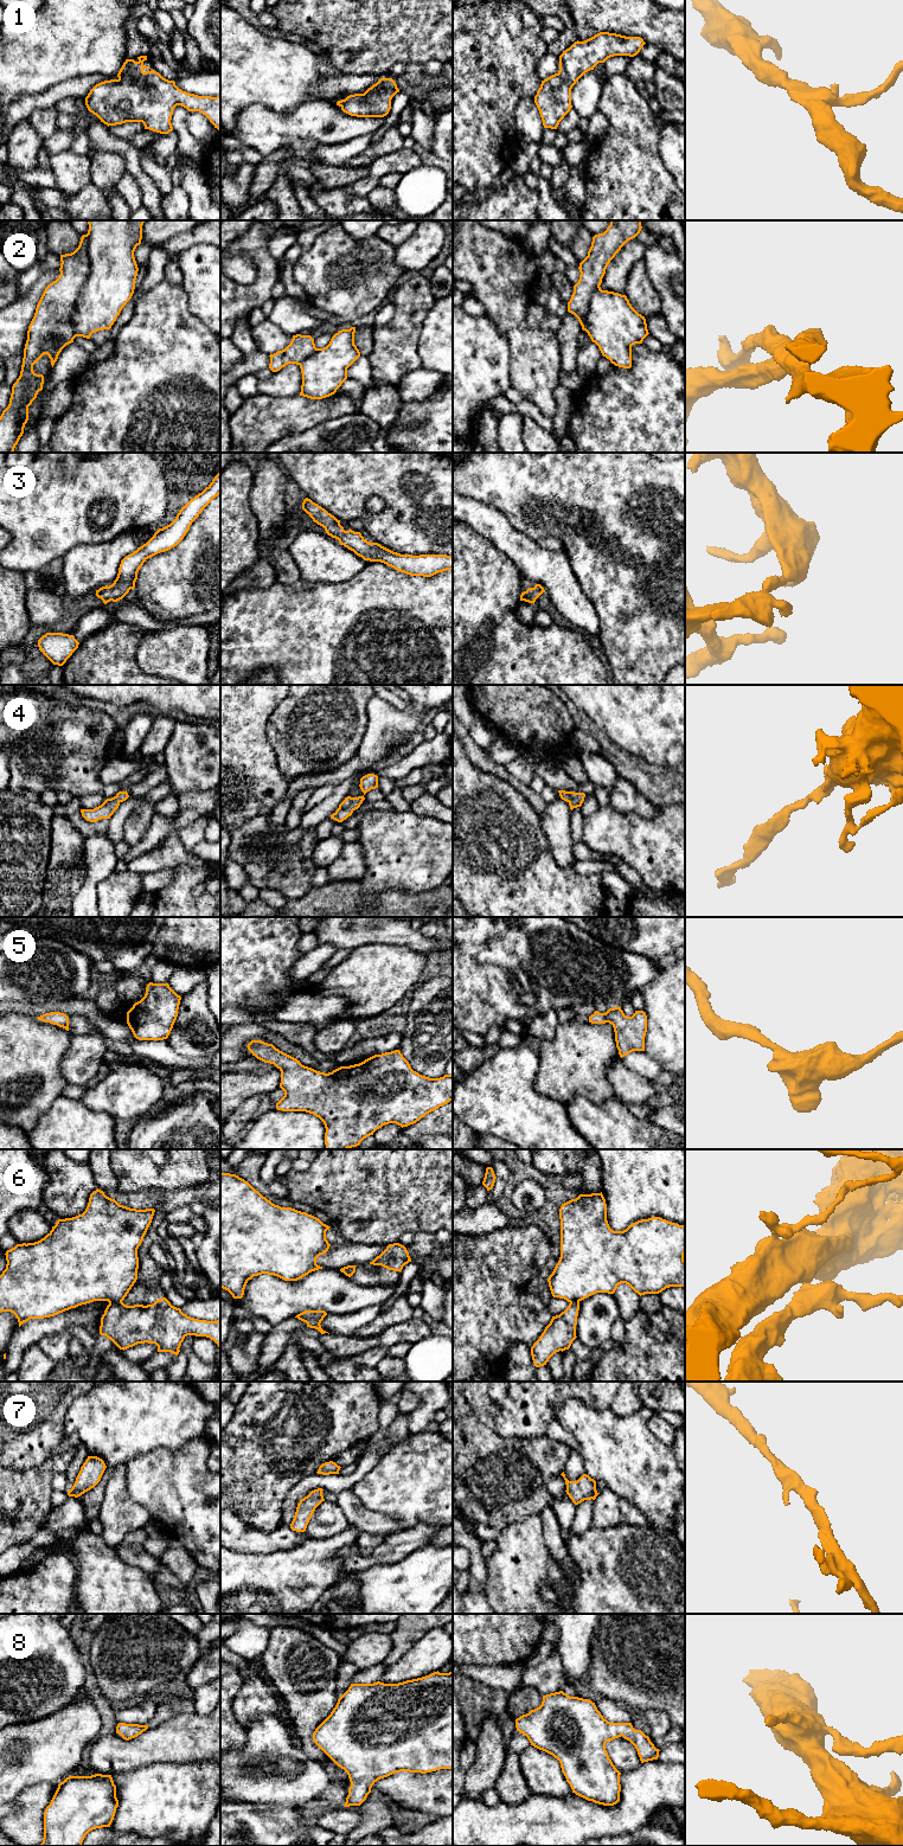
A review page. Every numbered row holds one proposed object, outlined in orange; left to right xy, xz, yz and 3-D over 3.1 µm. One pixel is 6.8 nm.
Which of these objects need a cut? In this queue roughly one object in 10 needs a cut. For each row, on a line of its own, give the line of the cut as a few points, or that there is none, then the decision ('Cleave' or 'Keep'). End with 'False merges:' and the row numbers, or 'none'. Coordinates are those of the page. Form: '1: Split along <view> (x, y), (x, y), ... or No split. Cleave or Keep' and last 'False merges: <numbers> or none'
1: No split. Keep
2: Split along xy (87, 235), (89, 275), (75, 303), (71, 319), (72, 338). Cleave
3: No split. Keep
4: No split. Keep
5: No split. Keep
6: Split along xy (121, 1301), (111, 1301), (109, 1303). Cleave
7: No split. Keep
8: No split. Keep
False merges: 2, 6

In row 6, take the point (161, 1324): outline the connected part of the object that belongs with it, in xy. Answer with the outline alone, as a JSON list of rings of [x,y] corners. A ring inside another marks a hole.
[[[166,1297],[147,1306],[109,1303],[101,1318],[100,1334],[123,1351],[148,1342],[155,1344],[158,1352],[178,1355],[187,1335],[210,1338],[220,1347],[219,1320],[206,1321],[187,1316]]]

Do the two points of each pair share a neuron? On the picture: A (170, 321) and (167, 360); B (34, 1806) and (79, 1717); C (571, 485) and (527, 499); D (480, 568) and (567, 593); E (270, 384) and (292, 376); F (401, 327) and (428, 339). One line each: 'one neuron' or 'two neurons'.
A: one neuron
B: two neurons
C: one neuron
D: two neurons
E: one neuron
F: two neurons

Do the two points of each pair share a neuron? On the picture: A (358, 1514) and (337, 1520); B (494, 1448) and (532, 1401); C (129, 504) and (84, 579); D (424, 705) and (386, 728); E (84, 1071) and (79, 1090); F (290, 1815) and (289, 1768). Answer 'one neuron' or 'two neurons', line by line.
A: two neurons
B: two neurons
C: two neurons
D: one neuron
E: two neurons
F: two neurons

